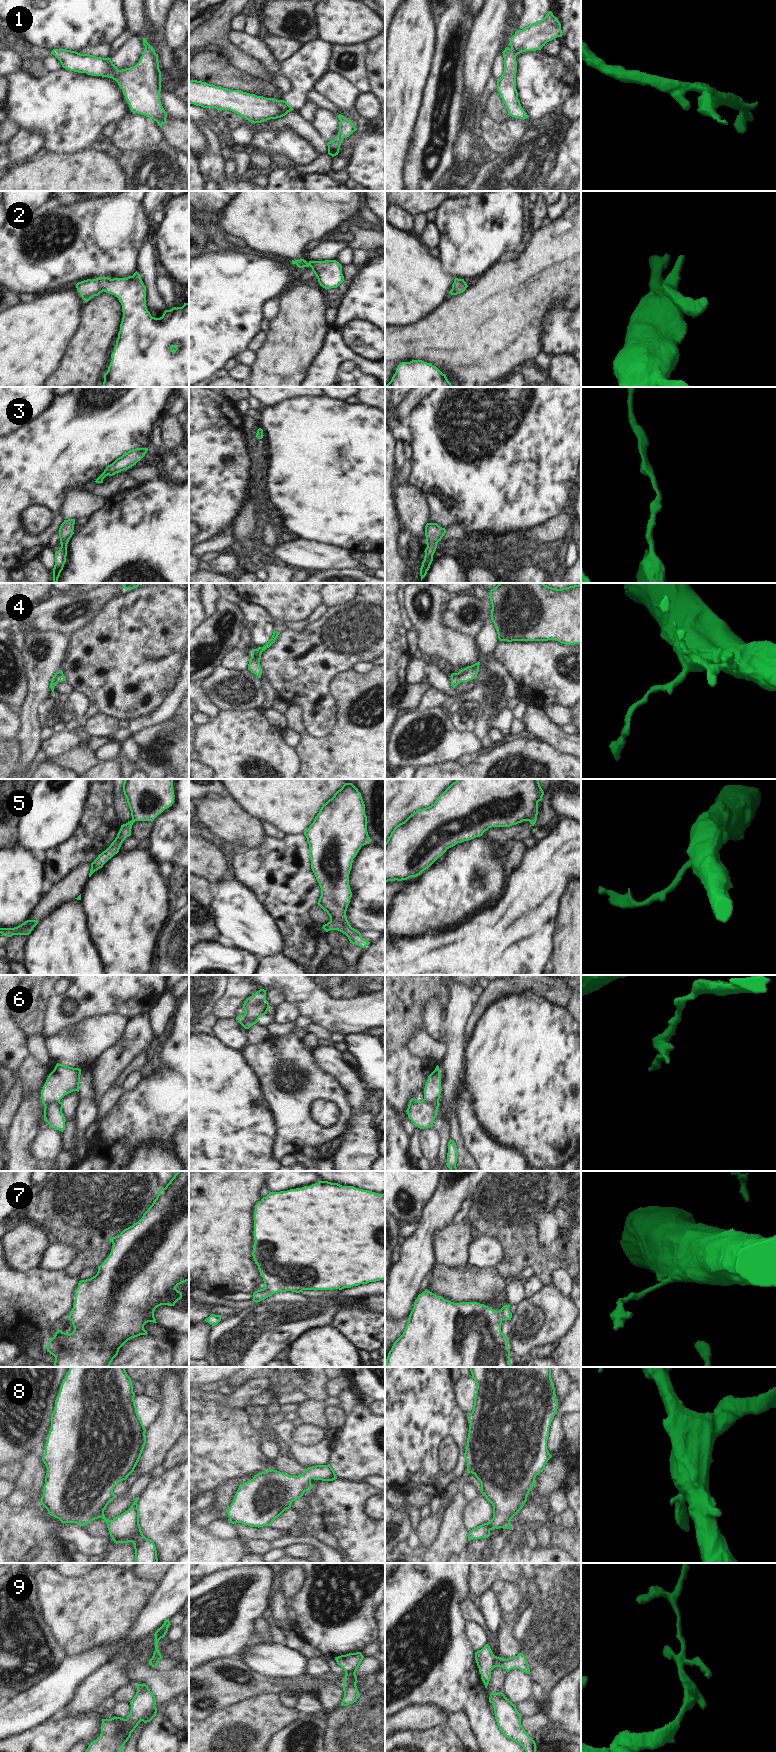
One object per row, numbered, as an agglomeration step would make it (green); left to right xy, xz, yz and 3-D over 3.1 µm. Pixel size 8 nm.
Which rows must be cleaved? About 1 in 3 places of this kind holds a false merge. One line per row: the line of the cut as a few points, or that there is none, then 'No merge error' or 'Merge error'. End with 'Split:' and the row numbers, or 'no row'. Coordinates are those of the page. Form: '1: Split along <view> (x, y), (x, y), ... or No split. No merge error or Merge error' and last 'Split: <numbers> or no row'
1: No split. No merge error
2: No split. No merge error
3: No split. No merge error
4: No split. No merge error
5: No split. No merge error
6: Split along xy (59, 1100), (51, 1100), (44, 1106). Merge error
7: No split. No merge error
8: No split. No merge error
9: Split along yz (497, 1657), (494, 1666). Merge error
Split: 6, 9

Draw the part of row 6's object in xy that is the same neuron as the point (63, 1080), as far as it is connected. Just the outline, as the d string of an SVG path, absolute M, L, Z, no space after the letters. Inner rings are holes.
M57 1063L41 1091L44 1107L51 1101L60 1101L73 1091L79 1092L80 1075L81 1069Z

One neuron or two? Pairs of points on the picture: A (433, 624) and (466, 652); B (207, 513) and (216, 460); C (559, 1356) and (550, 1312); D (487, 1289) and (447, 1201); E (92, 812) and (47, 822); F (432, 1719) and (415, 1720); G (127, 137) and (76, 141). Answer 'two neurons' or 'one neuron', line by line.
A: one neuron
B: one neuron
C: two neurons
D: two neurons
E: two neurons
F: one neuron
G: two neurons

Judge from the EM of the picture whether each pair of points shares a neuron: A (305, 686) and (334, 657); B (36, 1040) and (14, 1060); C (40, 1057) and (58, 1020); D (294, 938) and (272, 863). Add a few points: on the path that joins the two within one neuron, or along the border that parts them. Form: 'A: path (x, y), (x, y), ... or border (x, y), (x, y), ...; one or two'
A: path (313, 678), (323, 668), (328, 668), (329, 665); one
B: border (29, 1037), (29, 1054), (19, 1069); two
C: border (44, 1033), (47, 1037); two
D: path (291, 919), (287, 893), (279, 882); one

